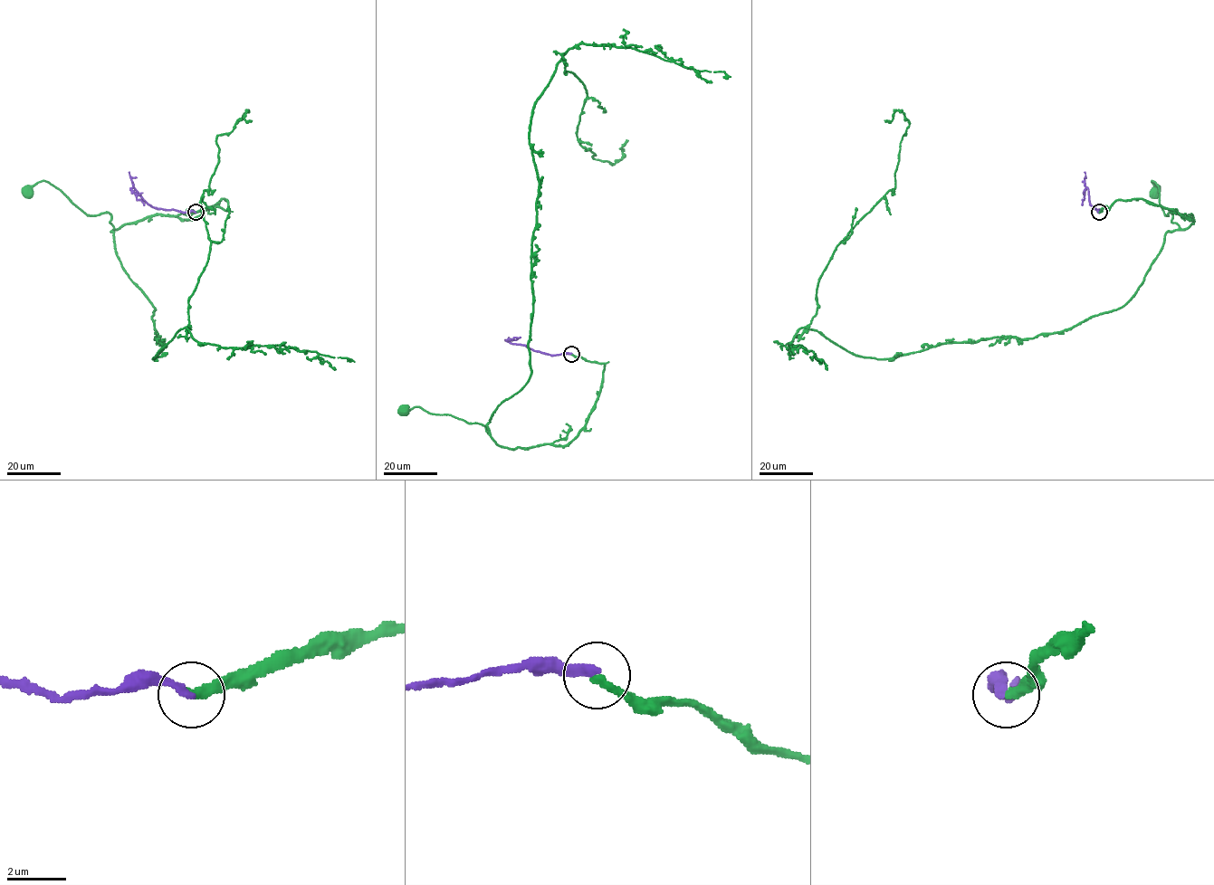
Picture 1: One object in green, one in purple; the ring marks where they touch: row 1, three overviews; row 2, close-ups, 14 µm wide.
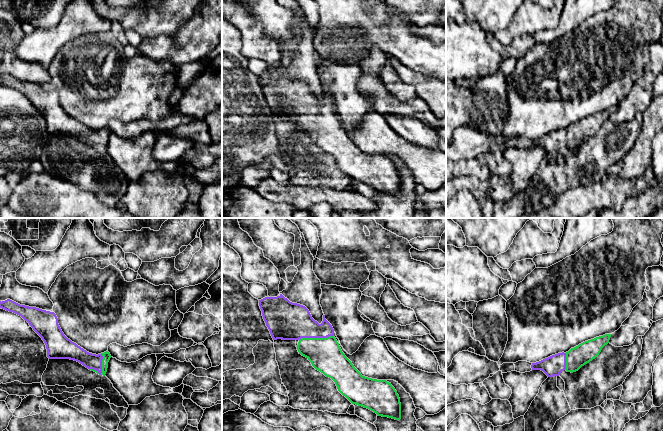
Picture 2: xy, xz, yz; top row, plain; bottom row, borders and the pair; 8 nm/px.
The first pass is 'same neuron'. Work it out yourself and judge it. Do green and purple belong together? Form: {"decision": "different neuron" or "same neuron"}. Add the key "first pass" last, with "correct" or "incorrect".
{"decision": "same neuron", "first pass": "correct"}

